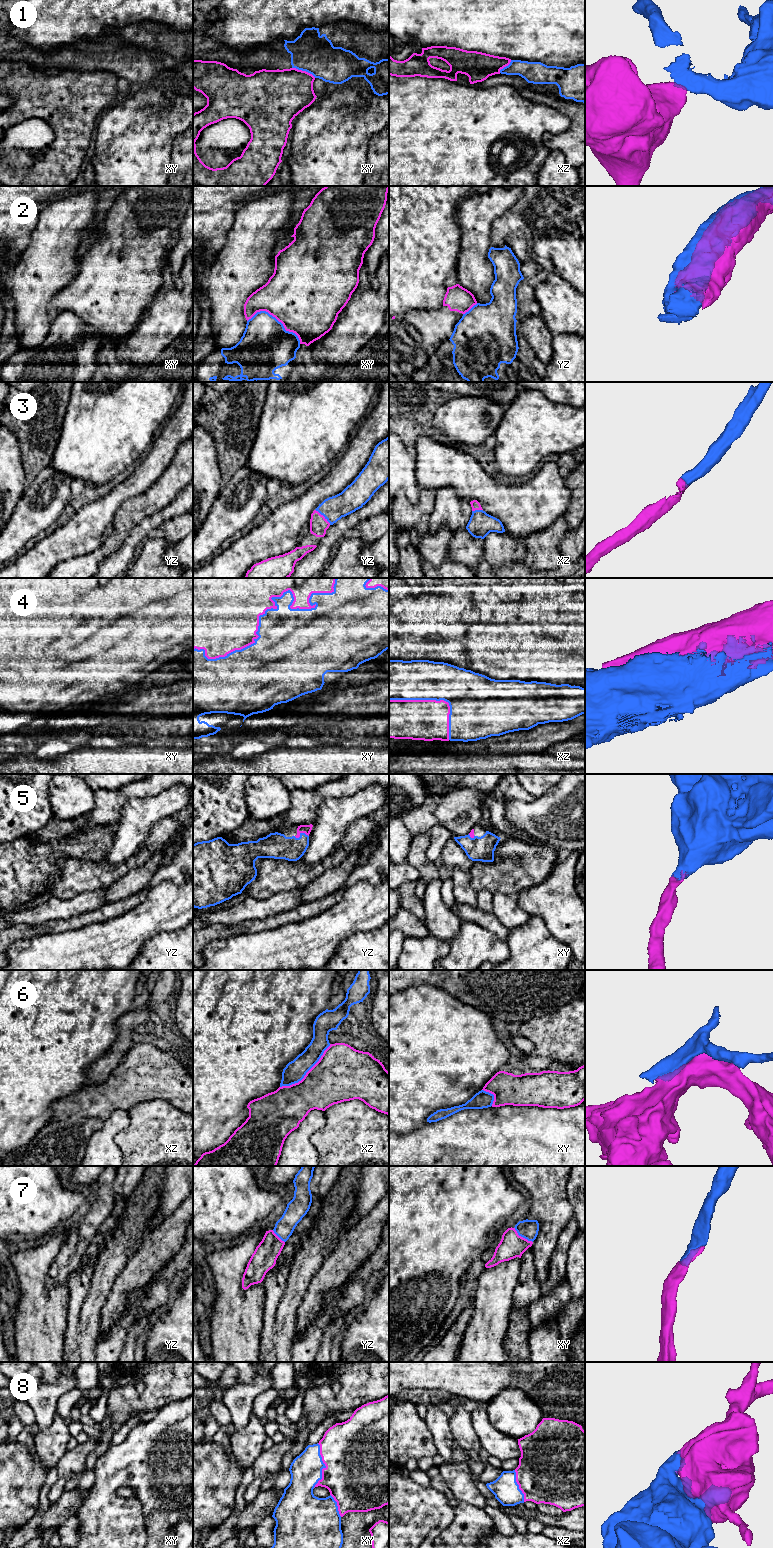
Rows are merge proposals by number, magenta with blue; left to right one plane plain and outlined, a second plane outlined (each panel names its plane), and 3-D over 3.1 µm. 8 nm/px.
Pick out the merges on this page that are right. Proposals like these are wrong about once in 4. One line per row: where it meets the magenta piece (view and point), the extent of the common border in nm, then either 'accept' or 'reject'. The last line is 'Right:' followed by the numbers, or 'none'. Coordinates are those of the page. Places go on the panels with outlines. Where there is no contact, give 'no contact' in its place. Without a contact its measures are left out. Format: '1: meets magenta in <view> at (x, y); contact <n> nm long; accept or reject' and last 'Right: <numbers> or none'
1: meets magenta in xy at (304, 71); contact 200 nm long; reject
2: meets magenta in xy at (277, 319); contact 480 nm long; reject
3: meets magenta in yz at (323, 516); contact 180 nm long; accept
4: meets magenta in xy at (274, 605); contact 1300 nm long; accept
5: meets magenta in yz at (299, 834); contact 130 nm long; accept
6: meets magenta in xz at (307, 1072); contact 550 nm long; accept
7: meets magenta in xy at (522, 1237); contact 200 nm long; accept
8: meets magenta in xy at (325, 1465); contact 360 nm long; accept
Right: 3, 4, 5, 6, 7, 8

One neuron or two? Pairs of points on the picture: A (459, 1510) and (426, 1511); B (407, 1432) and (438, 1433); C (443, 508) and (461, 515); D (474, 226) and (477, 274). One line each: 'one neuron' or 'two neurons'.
A: two neurons
B: two neurons
C: one neuron
D: one neuron

